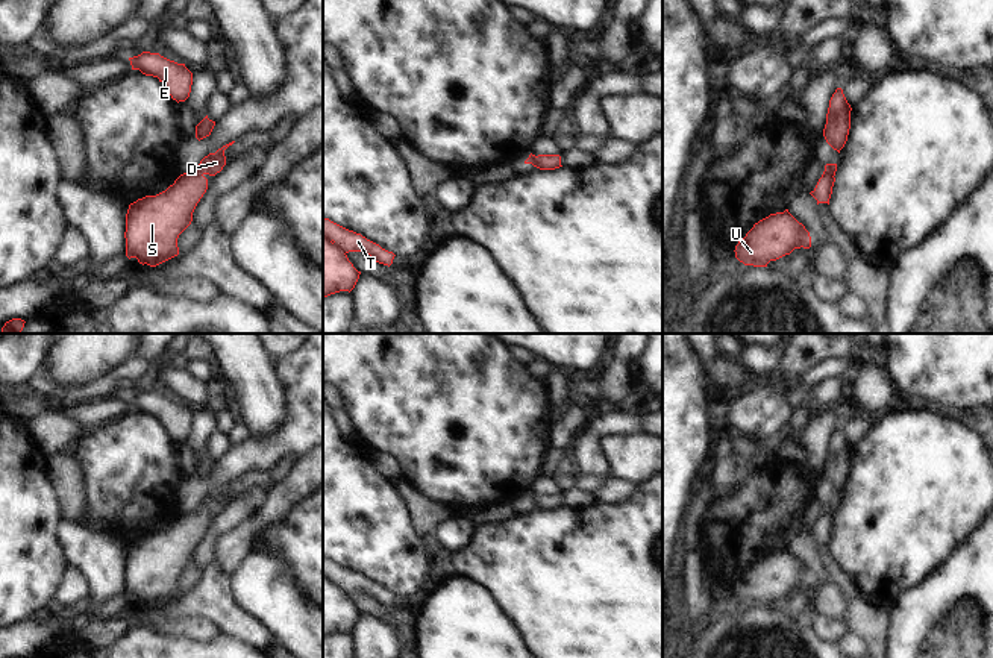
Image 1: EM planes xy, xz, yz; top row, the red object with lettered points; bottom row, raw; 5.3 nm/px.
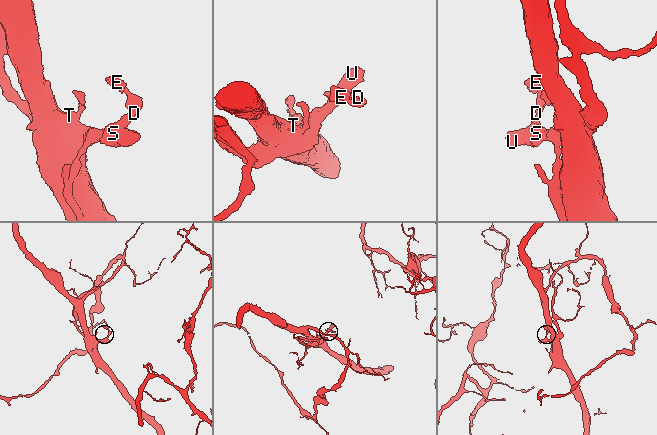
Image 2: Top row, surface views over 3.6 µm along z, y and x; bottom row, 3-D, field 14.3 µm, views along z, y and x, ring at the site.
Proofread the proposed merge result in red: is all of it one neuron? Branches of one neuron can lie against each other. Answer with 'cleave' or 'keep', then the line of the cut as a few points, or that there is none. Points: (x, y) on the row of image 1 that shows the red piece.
keep | no cut

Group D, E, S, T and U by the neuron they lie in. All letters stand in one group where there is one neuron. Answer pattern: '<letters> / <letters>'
D E S T U

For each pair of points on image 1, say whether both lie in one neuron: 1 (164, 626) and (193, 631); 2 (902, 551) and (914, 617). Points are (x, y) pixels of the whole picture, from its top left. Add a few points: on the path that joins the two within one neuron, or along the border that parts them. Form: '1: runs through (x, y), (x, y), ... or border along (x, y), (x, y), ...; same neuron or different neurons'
1: runs through (172, 628), (185, 628); same neuron
2: border along (937, 566), (917, 584), (908, 587), (889, 610); different neurons

